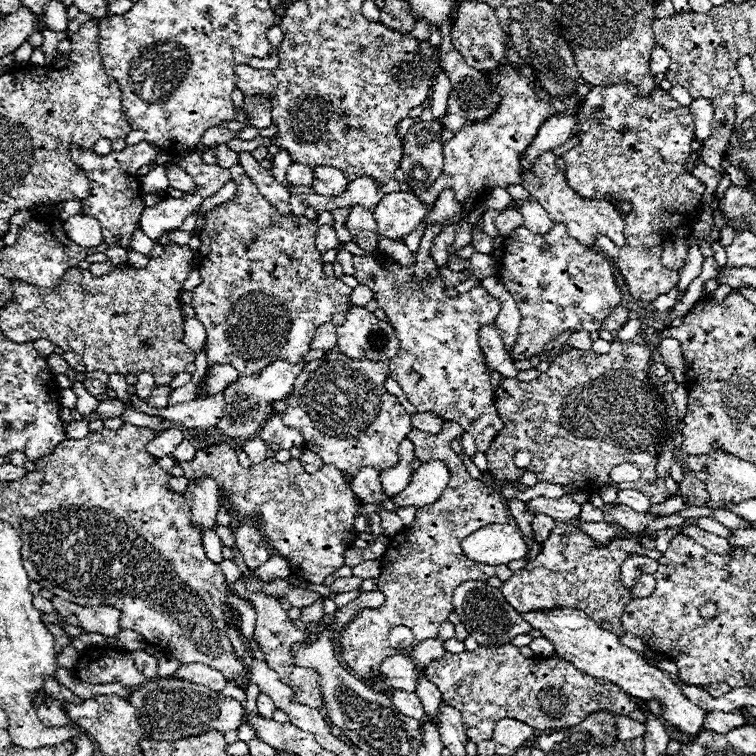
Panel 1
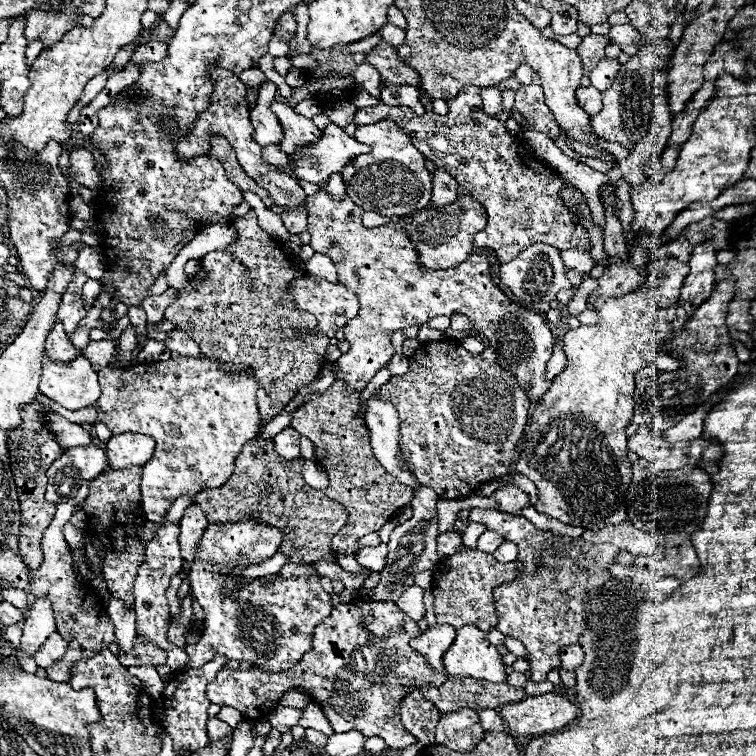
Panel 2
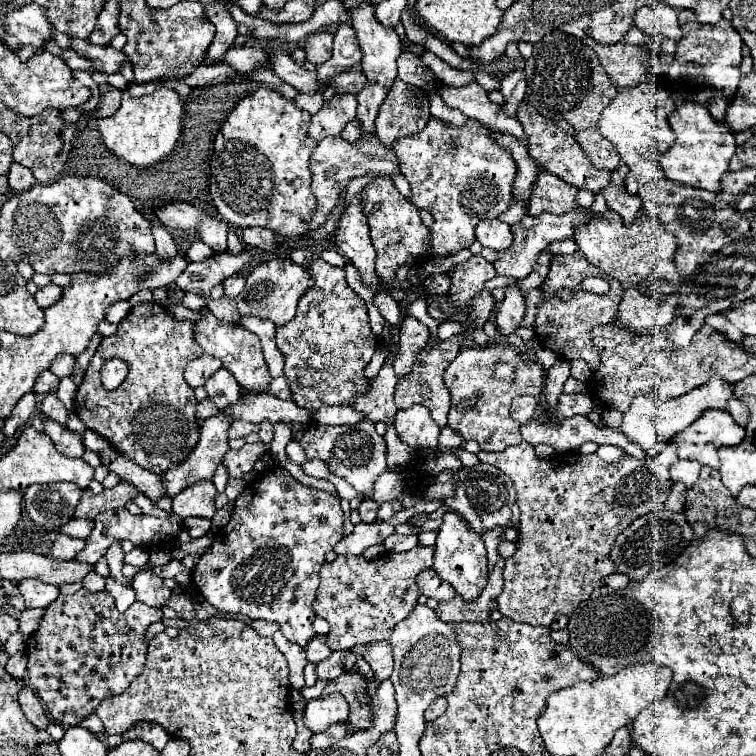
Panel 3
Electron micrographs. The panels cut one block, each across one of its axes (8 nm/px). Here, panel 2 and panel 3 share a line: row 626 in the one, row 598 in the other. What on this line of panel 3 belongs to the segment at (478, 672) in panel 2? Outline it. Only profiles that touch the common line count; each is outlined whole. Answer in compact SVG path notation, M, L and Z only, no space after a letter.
M448 512L444 514L444 524L438 530L438 538L436 538L436 546L434 546L436 554L434 554L434 570L436 574L450 582L456 590L456 594L464 600L464 602L474 602L486 582L488 582L488 560L486 560L486 548L482 542L482 536L478 536L474 530L468 528L468 524L464 520L460 520L458 514Z

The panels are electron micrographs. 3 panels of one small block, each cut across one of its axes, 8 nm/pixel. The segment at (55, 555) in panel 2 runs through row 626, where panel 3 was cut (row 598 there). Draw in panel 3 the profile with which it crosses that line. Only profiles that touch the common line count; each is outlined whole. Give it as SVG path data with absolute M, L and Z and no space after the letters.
M86 588L78 590L72 596L58 596L48 608L46 616L40 622L34 638L26 642L28 668L26 668L26 684L40 696L46 712L56 720L56 724L70 728L78 726L80 720L90 716L104 698L122 694L130 682L142 674L146 666L146 630L152 622L162 620L162 608L152 608L142 602L134 602L124 614L116 610L114 598L102 592L88 592Z

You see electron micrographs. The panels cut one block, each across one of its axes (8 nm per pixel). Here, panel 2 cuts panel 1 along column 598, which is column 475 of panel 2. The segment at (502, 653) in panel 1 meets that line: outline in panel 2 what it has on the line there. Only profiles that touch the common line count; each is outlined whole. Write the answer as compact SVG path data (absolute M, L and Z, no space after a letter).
M448 676L448 680L442 684L442 688L436 686L422 686L420 692L442 710L442 714L450 714L458 708L472 708L472 710L484 710L484 708L498 708L506 706L510 702L518 702L526 696L522 688L510 686L506 682L488 682L488 680L474 680L474 678L454 678Z

